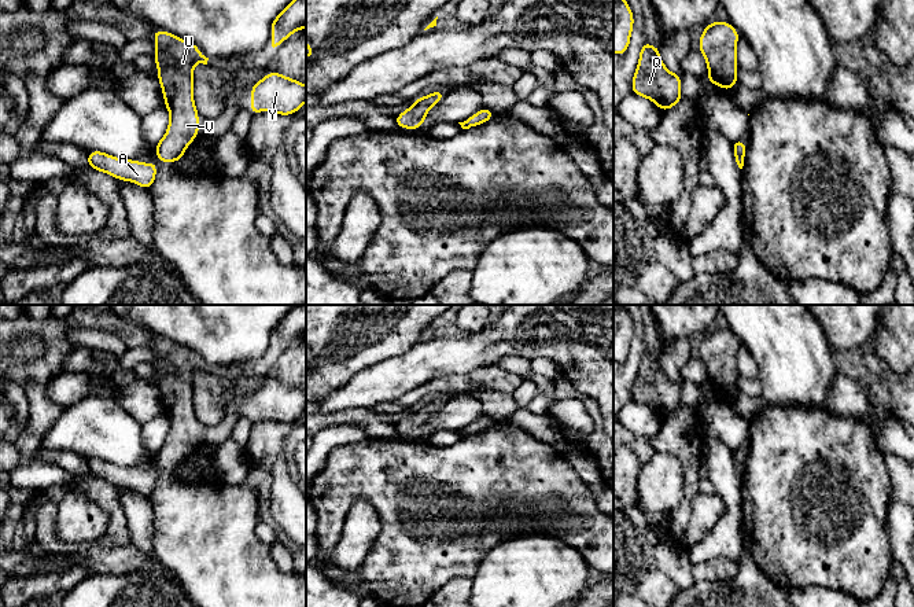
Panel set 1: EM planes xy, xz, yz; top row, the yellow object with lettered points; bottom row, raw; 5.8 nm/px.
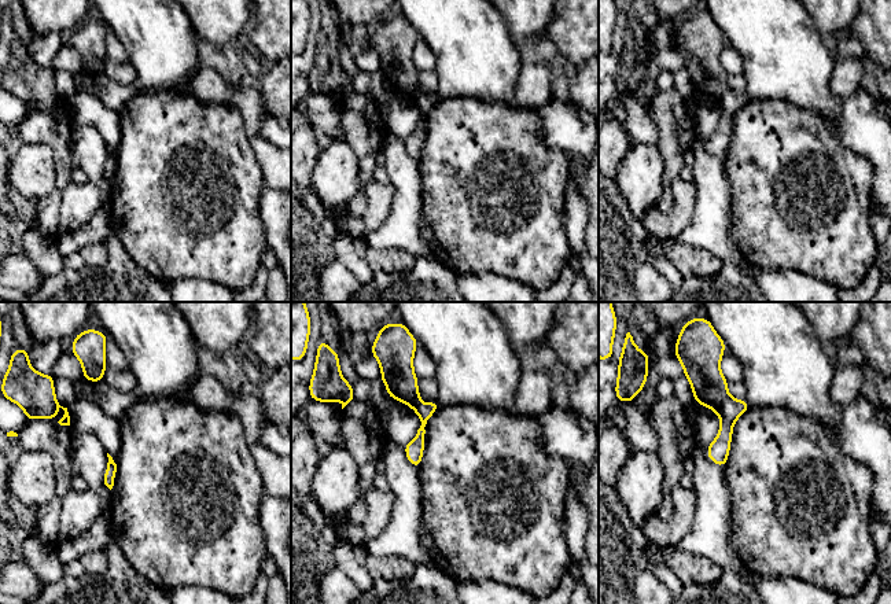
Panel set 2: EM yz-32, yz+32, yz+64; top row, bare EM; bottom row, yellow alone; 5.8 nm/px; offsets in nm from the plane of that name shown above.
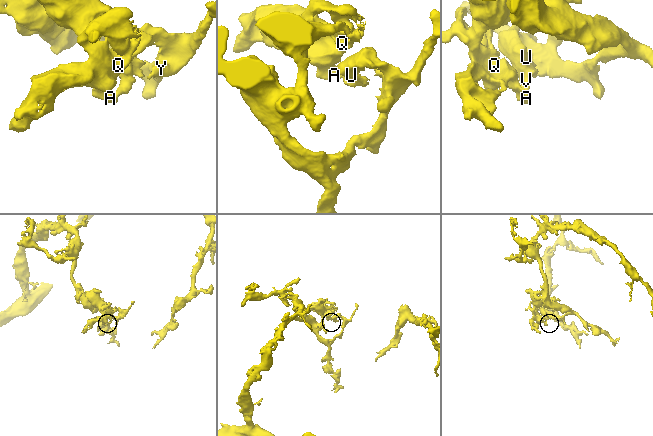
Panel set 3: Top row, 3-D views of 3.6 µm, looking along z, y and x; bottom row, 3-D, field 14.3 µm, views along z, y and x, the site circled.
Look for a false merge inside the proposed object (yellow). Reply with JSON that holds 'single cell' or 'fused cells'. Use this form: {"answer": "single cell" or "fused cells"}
{"answer": "fused cells"}

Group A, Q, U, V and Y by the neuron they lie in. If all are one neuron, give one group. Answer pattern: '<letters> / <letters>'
A Q / U V Y

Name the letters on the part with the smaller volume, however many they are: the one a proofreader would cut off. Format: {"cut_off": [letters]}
{"cut_off": ["A", "Q"]}

